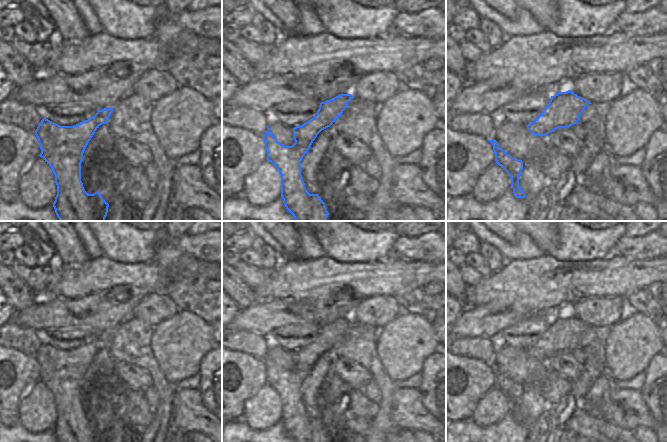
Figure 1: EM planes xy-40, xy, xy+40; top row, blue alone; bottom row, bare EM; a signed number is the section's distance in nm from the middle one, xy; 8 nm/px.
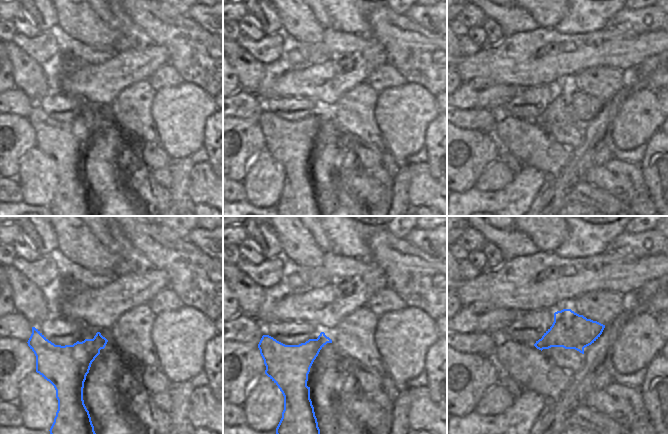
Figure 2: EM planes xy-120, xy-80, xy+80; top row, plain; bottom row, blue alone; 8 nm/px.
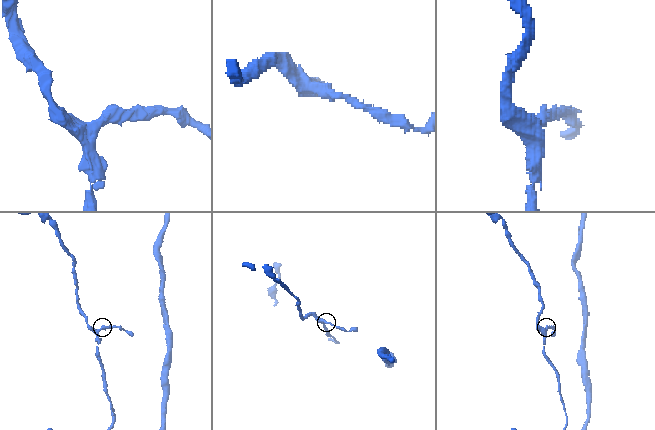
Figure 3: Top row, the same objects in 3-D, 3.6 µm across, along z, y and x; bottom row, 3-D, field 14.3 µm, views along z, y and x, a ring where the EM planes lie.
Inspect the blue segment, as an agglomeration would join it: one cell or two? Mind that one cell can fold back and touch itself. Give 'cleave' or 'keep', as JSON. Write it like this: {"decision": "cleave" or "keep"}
{"decision": "cleave"}

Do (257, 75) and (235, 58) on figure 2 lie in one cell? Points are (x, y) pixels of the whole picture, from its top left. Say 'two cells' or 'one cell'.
one cell

